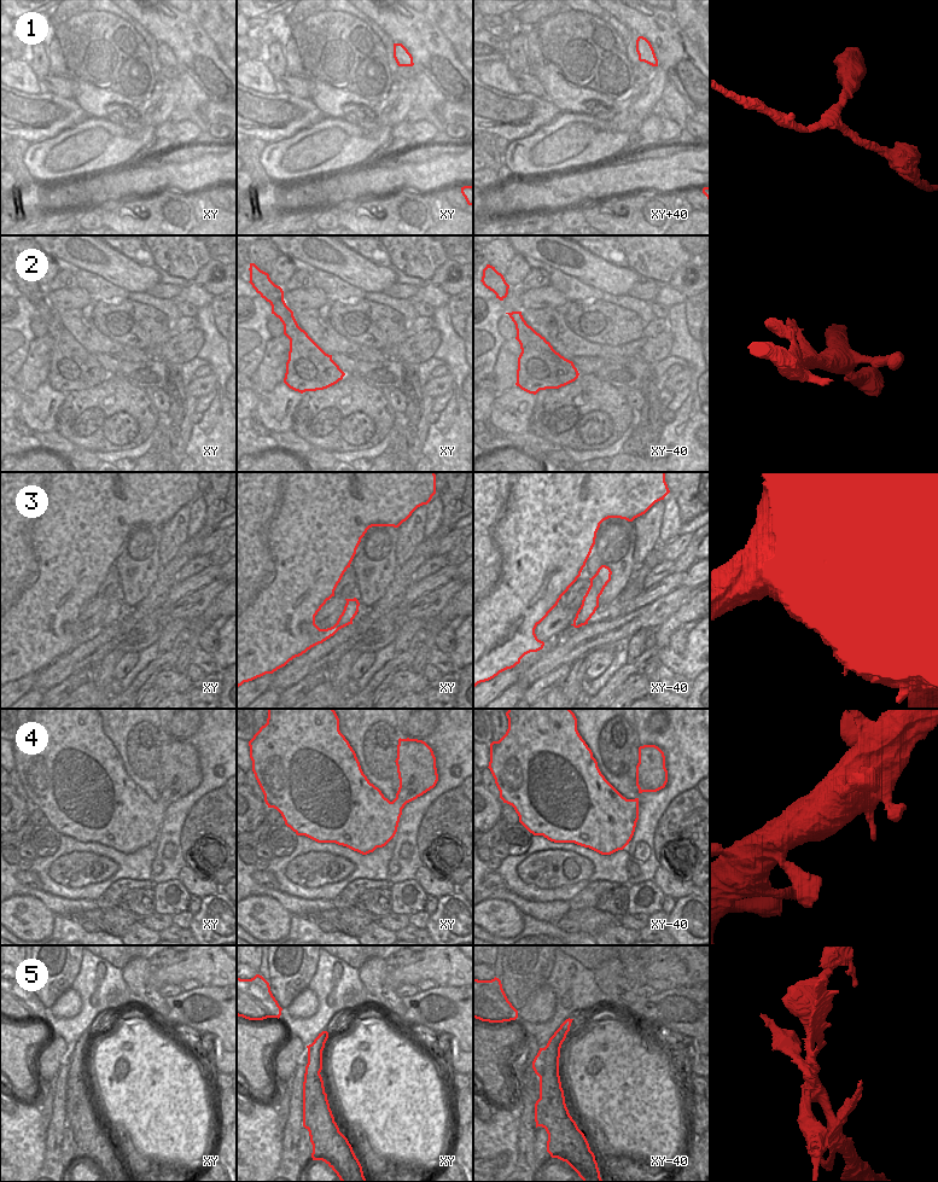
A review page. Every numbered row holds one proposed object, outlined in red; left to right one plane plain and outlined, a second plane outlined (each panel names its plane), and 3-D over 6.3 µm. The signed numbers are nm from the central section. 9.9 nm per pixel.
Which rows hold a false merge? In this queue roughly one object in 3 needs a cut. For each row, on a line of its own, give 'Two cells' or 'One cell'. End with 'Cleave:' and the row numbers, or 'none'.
1: One cell
2: One cell
3: One cell
4: One cell
5: Two cells
Cleave: 5

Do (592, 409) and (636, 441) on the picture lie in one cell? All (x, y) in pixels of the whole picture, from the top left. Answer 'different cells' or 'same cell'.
different cells

